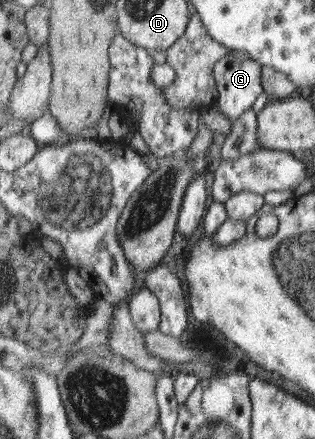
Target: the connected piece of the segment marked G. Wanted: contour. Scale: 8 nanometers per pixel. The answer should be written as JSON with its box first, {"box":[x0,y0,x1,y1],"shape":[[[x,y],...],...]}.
{"box":[215,54,264,121],"shape":[[[225,54],[216,63],[215,79],[218,98],[215,104],[223,116],[230,121],[239,118],[248,108],[252,108],[257,96],[264,91],[261,82],[262,64],[250,58],[239,58]]]}

